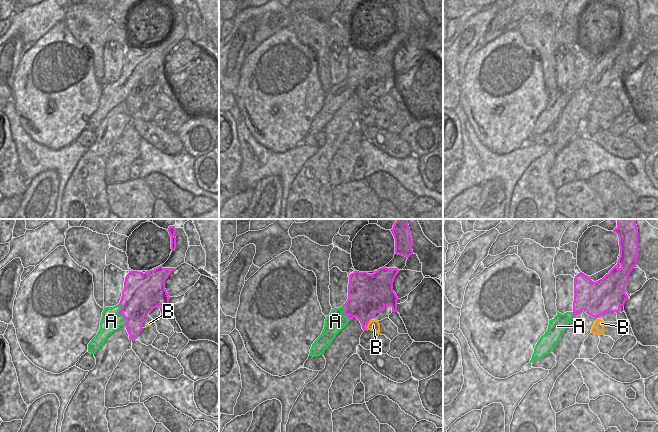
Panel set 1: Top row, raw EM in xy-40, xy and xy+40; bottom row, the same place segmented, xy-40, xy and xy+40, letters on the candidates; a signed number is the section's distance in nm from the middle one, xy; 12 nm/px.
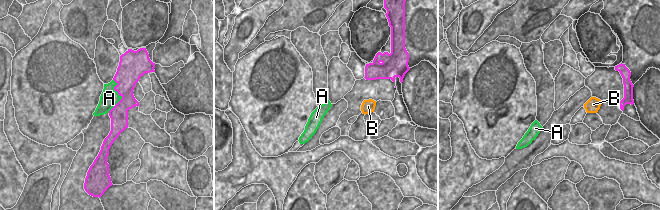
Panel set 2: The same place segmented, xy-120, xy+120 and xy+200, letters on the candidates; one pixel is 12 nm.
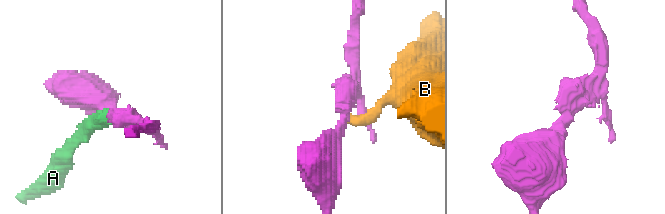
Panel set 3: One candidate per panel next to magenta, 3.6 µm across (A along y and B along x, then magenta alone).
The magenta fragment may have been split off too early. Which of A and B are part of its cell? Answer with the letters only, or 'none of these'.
none of these

